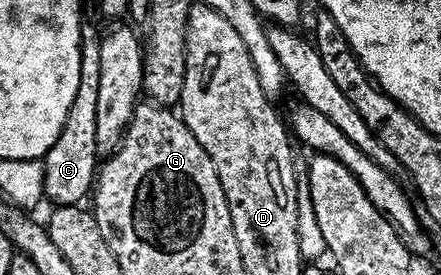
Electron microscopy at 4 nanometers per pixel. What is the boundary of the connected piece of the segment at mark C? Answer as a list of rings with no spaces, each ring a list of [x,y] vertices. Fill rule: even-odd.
[[[87,20],[80,21],[81,28],[81,84],[73,96],[73,108],[65,116],[65,124],[53,140],[53,148],[43,155],[43,192],[46,201],[55,206],[78,206],[83,197],[92,193],[97,177],[97,87],[101,80],[101,30]]]

